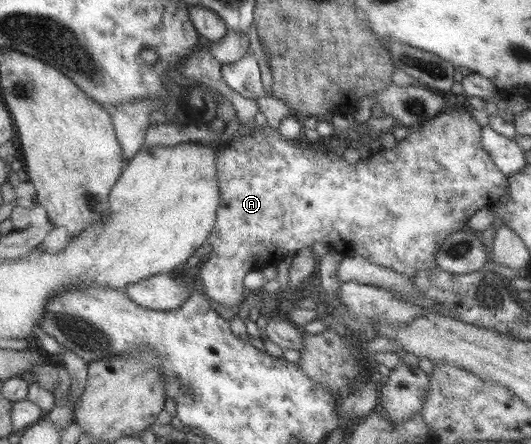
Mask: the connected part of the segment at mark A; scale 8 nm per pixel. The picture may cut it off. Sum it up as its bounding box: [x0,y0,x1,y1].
[199,108,507,308]

